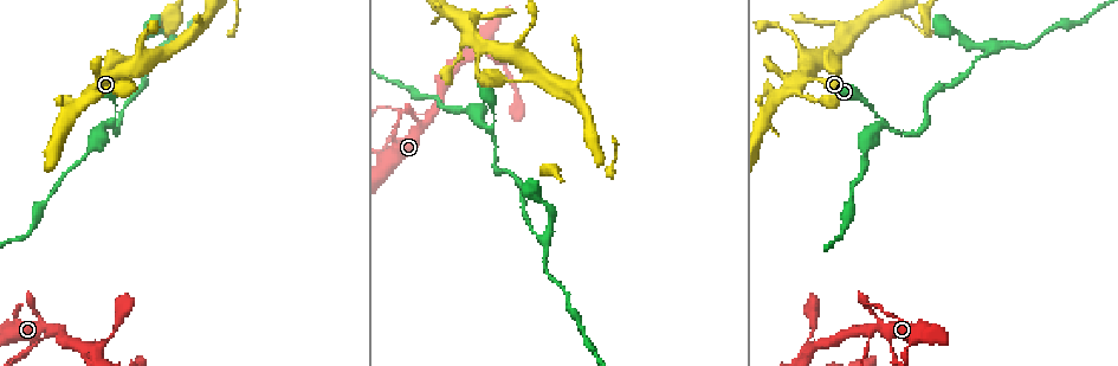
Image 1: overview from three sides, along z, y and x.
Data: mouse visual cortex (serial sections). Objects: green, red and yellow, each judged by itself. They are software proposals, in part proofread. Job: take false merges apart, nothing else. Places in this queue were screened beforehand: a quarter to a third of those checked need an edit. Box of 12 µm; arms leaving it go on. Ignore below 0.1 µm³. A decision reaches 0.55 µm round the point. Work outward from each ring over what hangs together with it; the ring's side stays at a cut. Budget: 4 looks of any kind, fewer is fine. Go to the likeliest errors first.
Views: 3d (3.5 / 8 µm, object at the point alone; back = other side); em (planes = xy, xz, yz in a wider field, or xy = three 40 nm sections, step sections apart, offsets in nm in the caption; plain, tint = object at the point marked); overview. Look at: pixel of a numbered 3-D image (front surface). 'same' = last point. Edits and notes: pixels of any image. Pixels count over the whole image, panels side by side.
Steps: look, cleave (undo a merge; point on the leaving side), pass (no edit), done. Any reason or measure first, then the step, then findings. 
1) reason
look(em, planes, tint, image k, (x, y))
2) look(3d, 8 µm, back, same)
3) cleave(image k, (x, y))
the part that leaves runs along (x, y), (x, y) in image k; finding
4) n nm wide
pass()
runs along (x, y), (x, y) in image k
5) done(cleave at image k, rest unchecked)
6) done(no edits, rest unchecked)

thin arm on a thick one
look(3d, 8 µm, image 1, (884, 119))

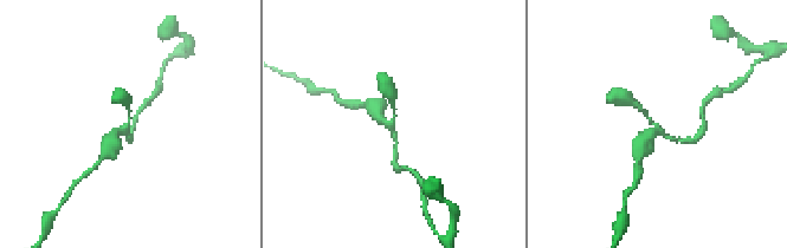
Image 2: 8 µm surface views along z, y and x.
3 arms; arms of 150, 150, 400 nm
look(em, xy, step 2, tint, image 2, (392, 125))

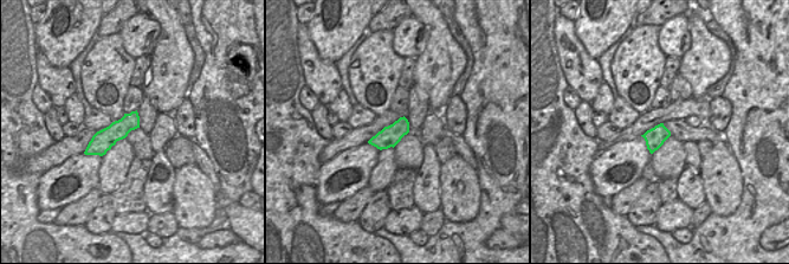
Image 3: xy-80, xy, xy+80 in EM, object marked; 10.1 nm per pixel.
pass()
runs along (633, 103), (671, 139), (685, 141) in image 2; one cell here

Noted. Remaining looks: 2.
a fork
look(3d, 3.5 µm, image 1, (993, 49))

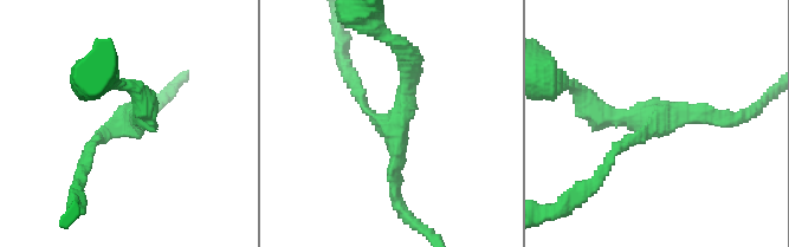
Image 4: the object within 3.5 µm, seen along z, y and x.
3 arms; arms of 150, 200, 250 nm; need the tissue
look(em, planes, tint, image 4, (386, 125))

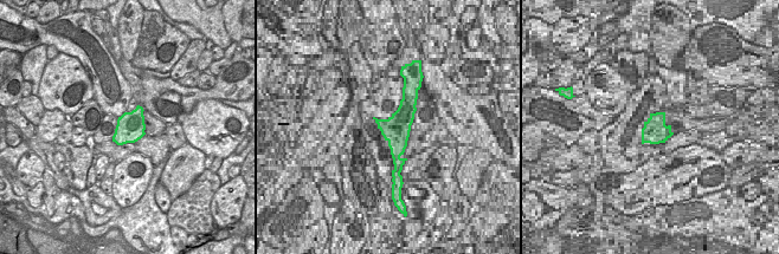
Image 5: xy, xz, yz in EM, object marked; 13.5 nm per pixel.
pass()
runs along (85, 164), (89, 145), (143, 117), (143, 103) in image 4; continuous, no second cell

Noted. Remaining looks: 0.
done(no edits, rest unchecked)

